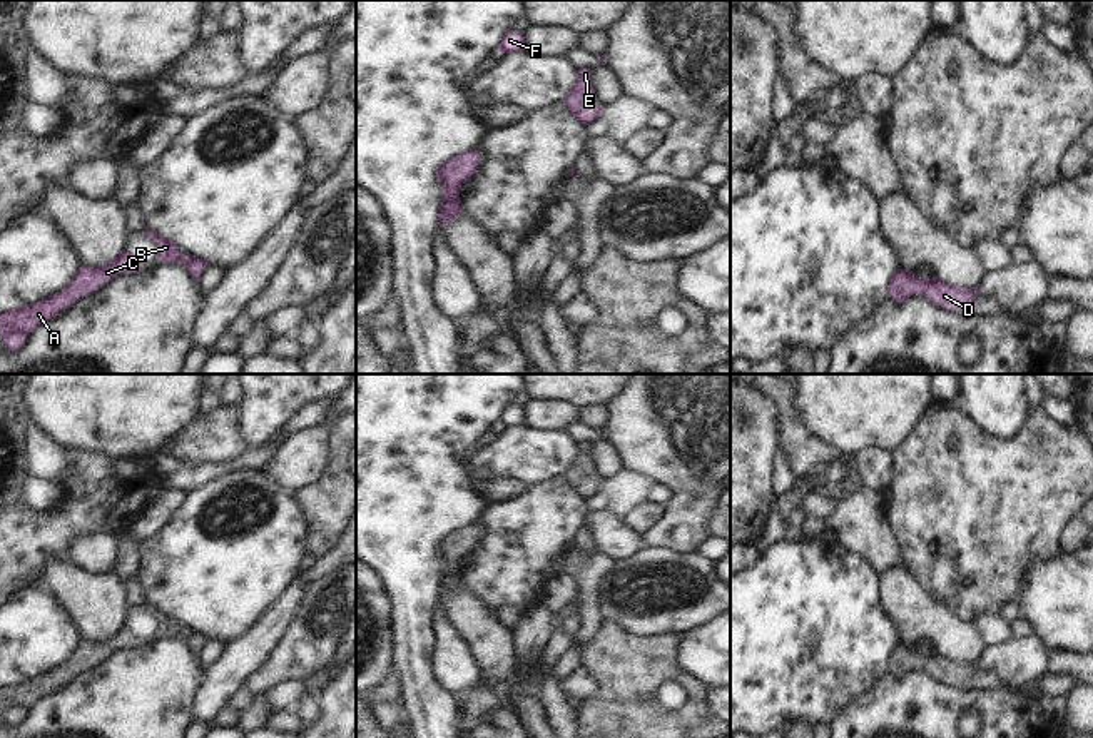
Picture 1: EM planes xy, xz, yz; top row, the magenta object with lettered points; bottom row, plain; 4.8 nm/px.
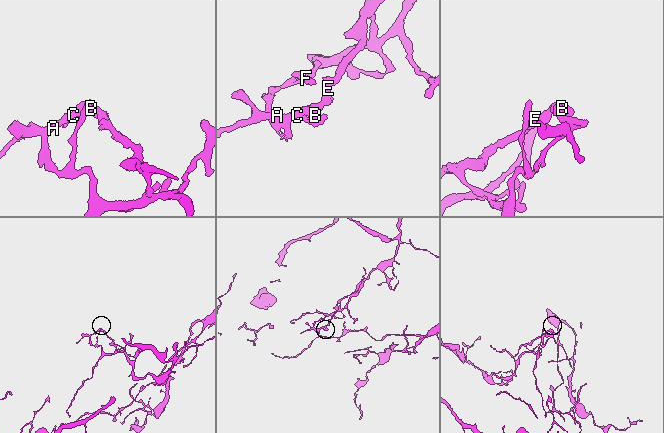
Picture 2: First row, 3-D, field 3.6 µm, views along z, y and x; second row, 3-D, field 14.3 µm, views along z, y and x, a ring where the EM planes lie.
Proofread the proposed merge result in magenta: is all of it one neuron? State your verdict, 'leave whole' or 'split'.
leave whole

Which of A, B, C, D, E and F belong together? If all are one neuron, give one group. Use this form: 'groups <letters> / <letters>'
groups A B C D E F

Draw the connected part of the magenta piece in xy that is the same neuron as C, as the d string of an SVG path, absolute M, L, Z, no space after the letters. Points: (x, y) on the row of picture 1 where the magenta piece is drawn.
M122 249L120 254L104 265L79 265L69 286L55 294L0 314L0 337L3 349L13 351L28 337L28 332L40 322L57 316L79 297L89 296L109 281L122 274L135 274L140 265Z

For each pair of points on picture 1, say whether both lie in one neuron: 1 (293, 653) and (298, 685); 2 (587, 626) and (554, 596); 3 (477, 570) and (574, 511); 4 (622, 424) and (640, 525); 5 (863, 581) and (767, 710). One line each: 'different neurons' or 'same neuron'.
1: different neurons
2: different neurons
3: same neuron
4: different neurons
5: same neuron

